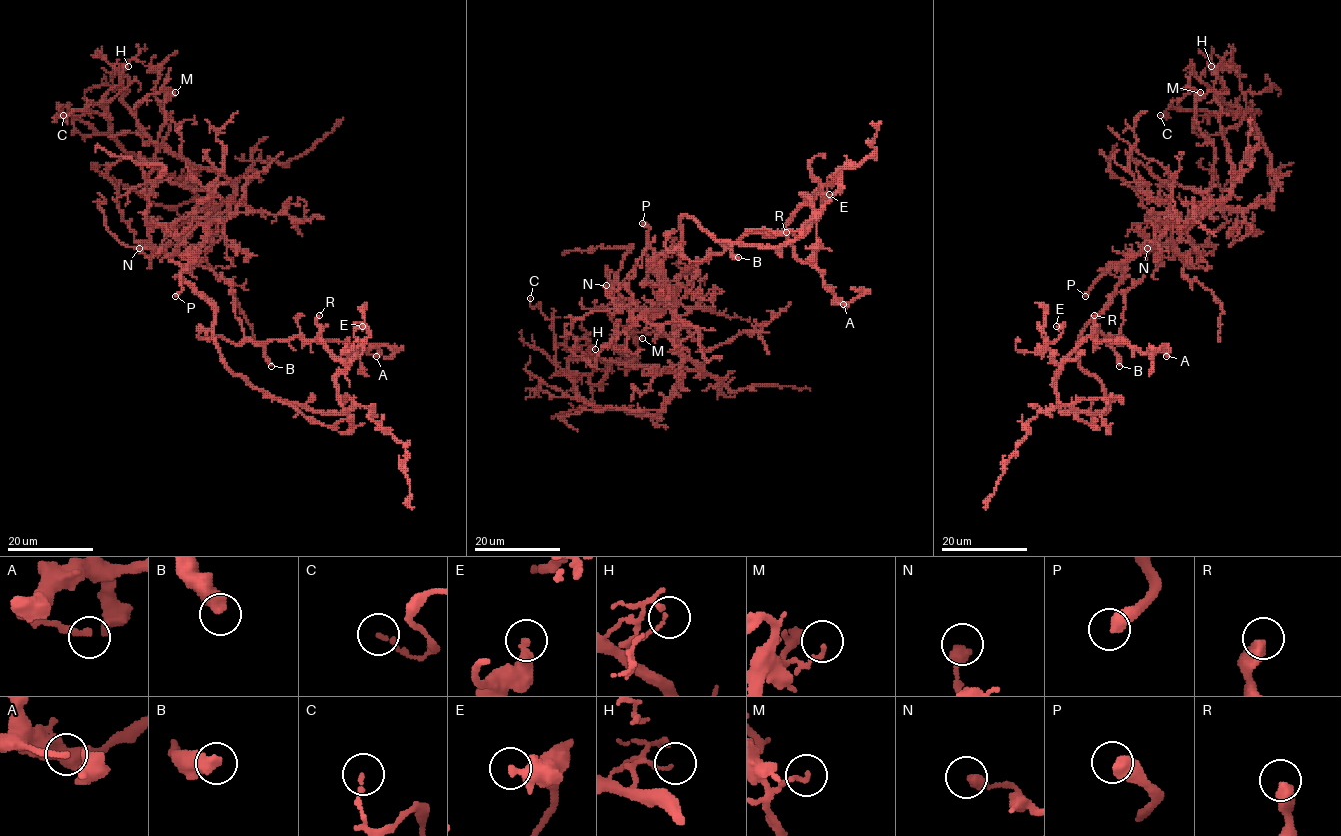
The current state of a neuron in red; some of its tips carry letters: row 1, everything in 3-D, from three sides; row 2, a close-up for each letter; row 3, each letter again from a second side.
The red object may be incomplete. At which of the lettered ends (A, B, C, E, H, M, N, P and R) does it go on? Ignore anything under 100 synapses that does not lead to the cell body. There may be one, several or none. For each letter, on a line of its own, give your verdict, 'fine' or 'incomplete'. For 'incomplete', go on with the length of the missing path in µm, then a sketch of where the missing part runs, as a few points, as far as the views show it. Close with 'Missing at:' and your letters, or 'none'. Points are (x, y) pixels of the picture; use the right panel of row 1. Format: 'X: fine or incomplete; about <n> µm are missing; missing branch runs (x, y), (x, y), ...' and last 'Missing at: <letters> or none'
A: fine
B: fine
C: fine
E: fine
H: fine
M: fine
N: fine
P: incomplete; about 70 µm are missing; missing branch runs (1085, 296), (1068, 316), (1053, 323), (1032, 339), (1001, 345), (978, 340), (969, 354), (965, 349)
R: fine
Missing at: P

